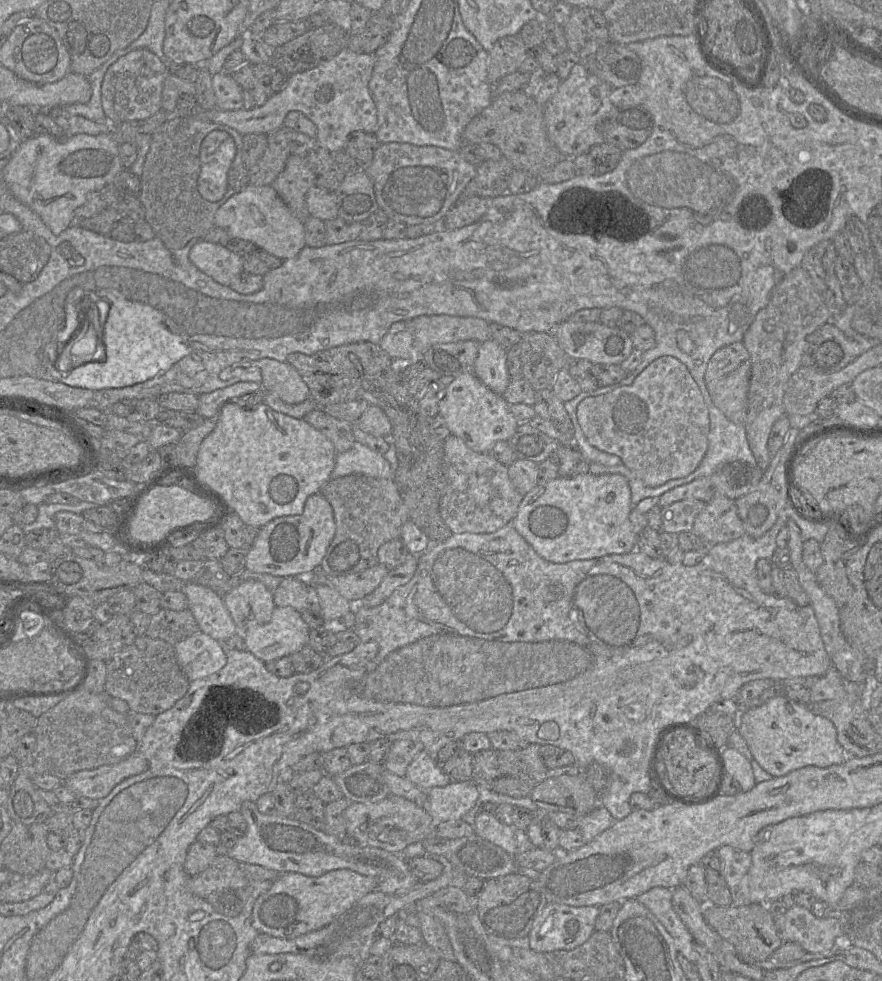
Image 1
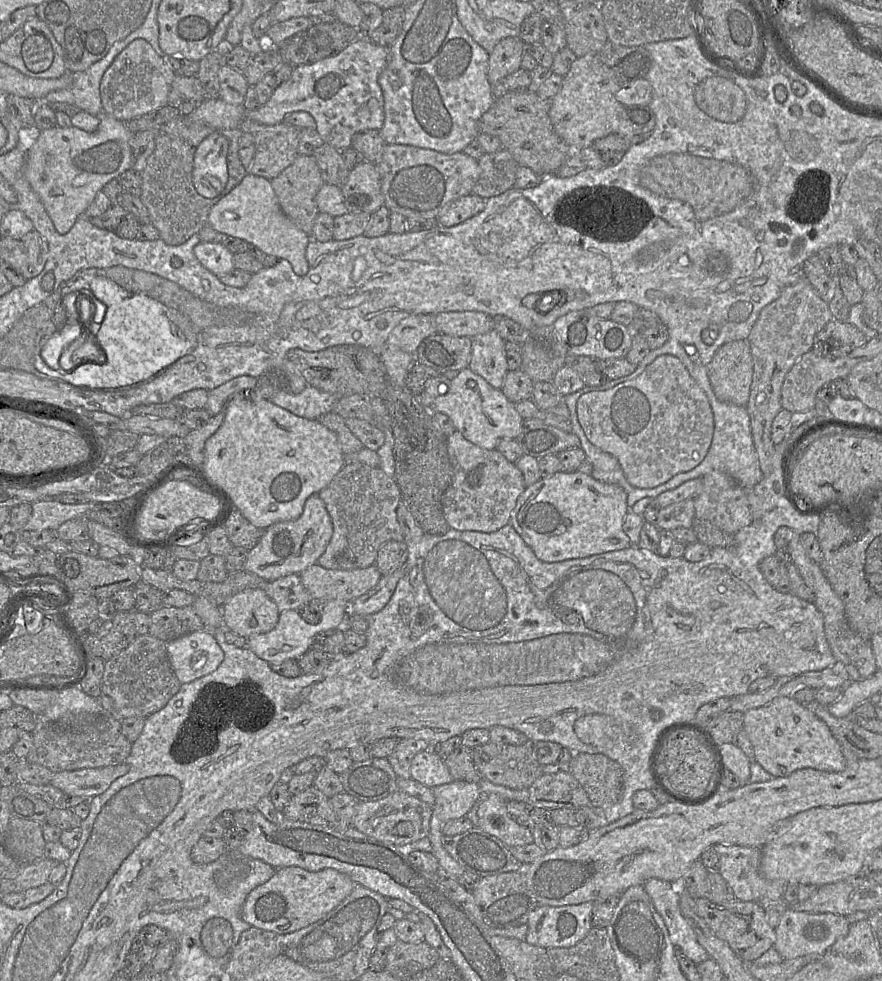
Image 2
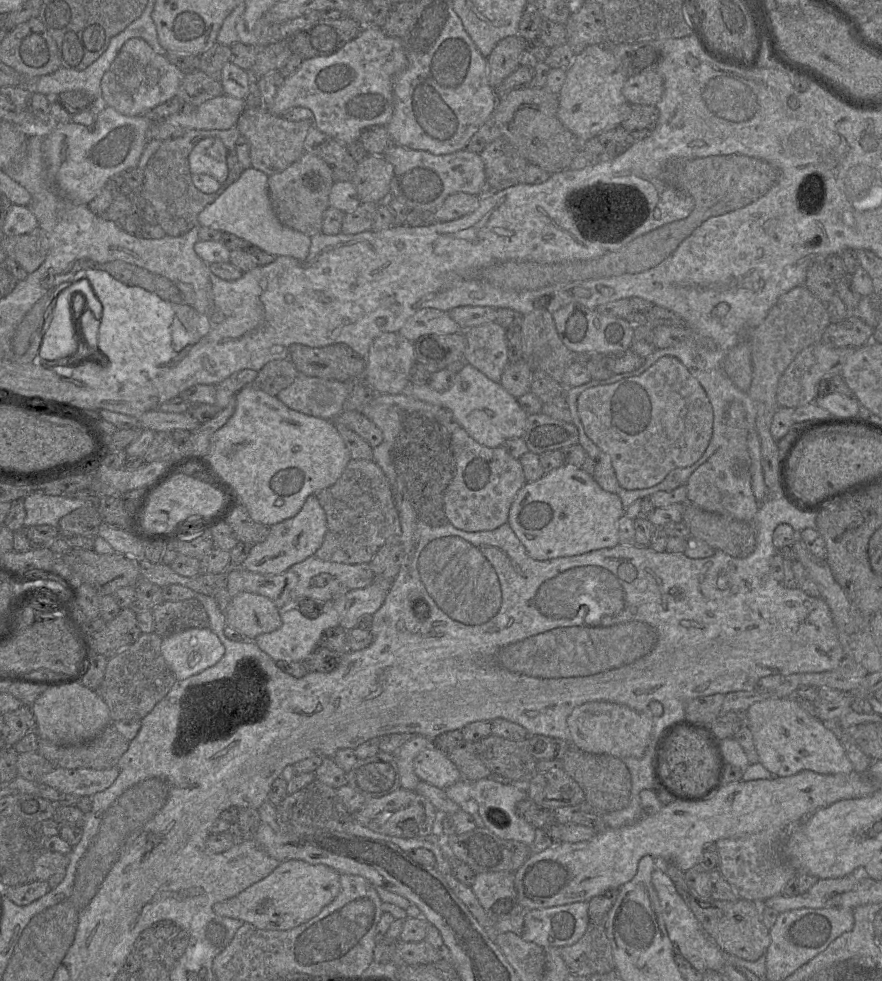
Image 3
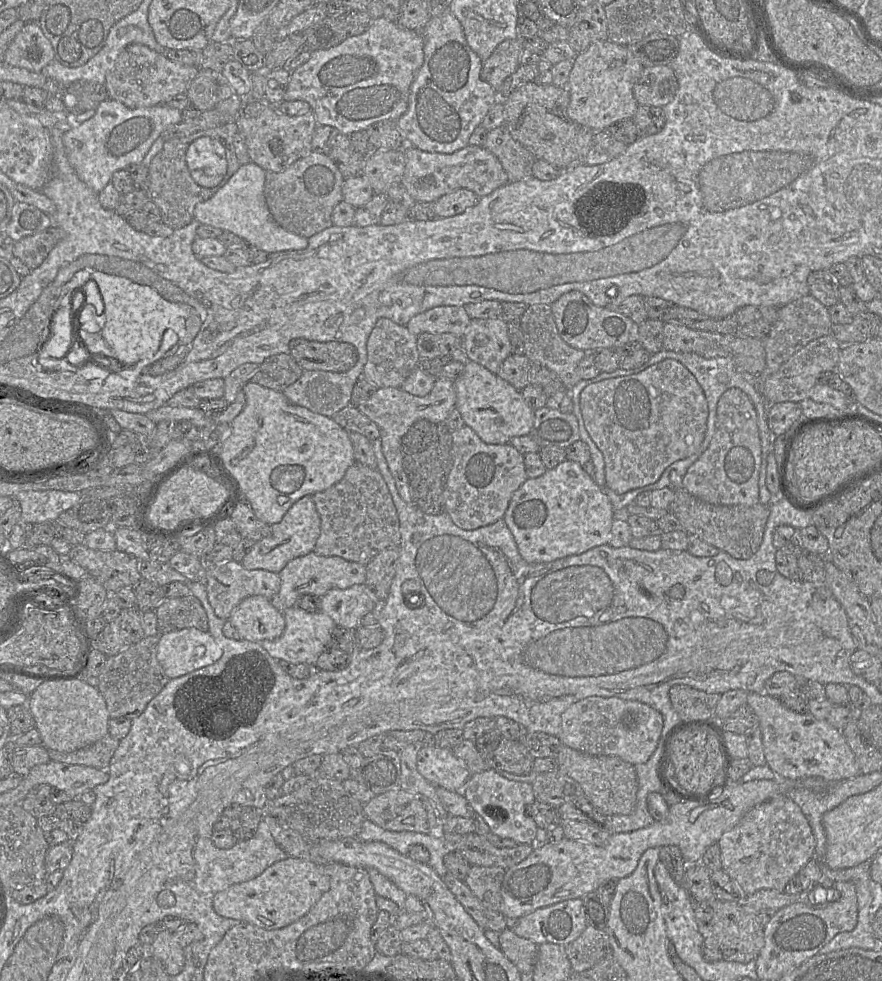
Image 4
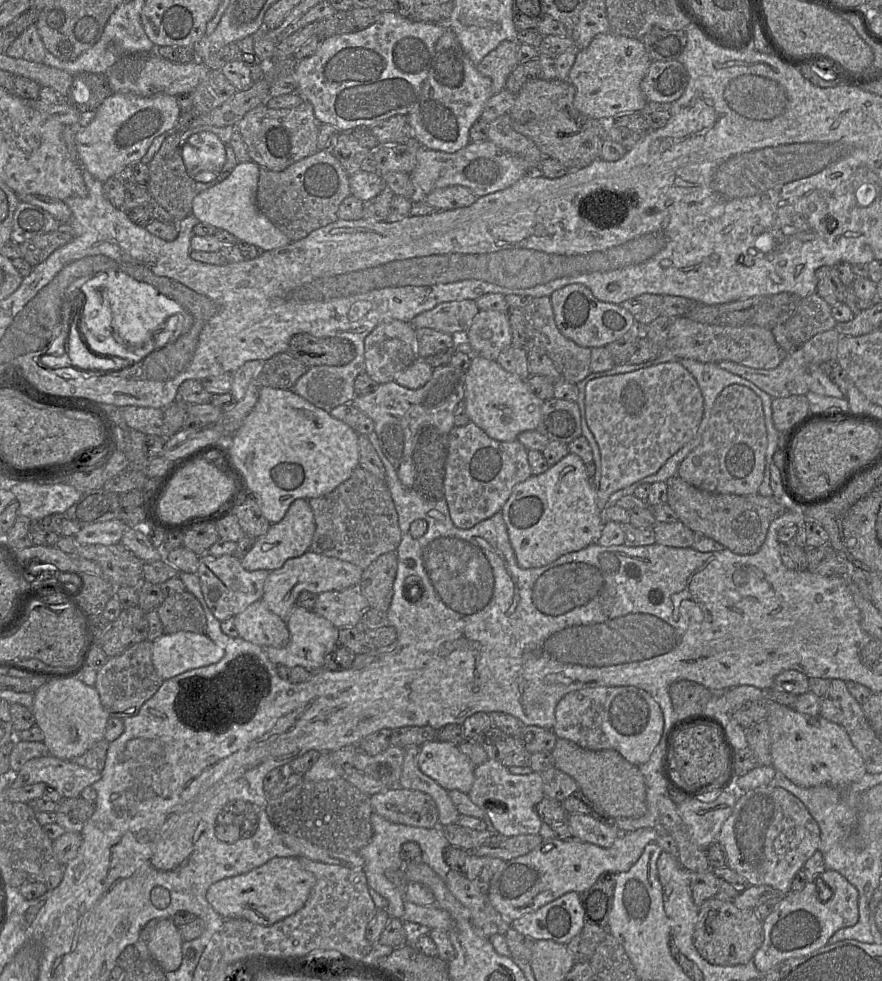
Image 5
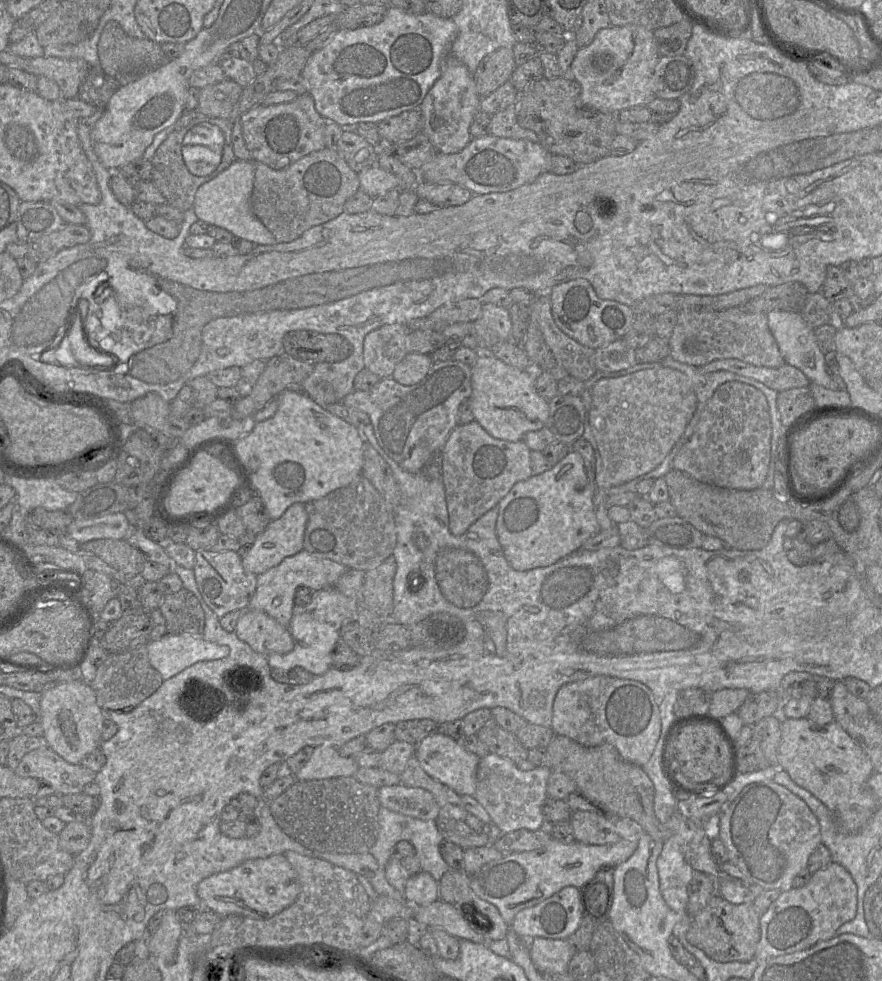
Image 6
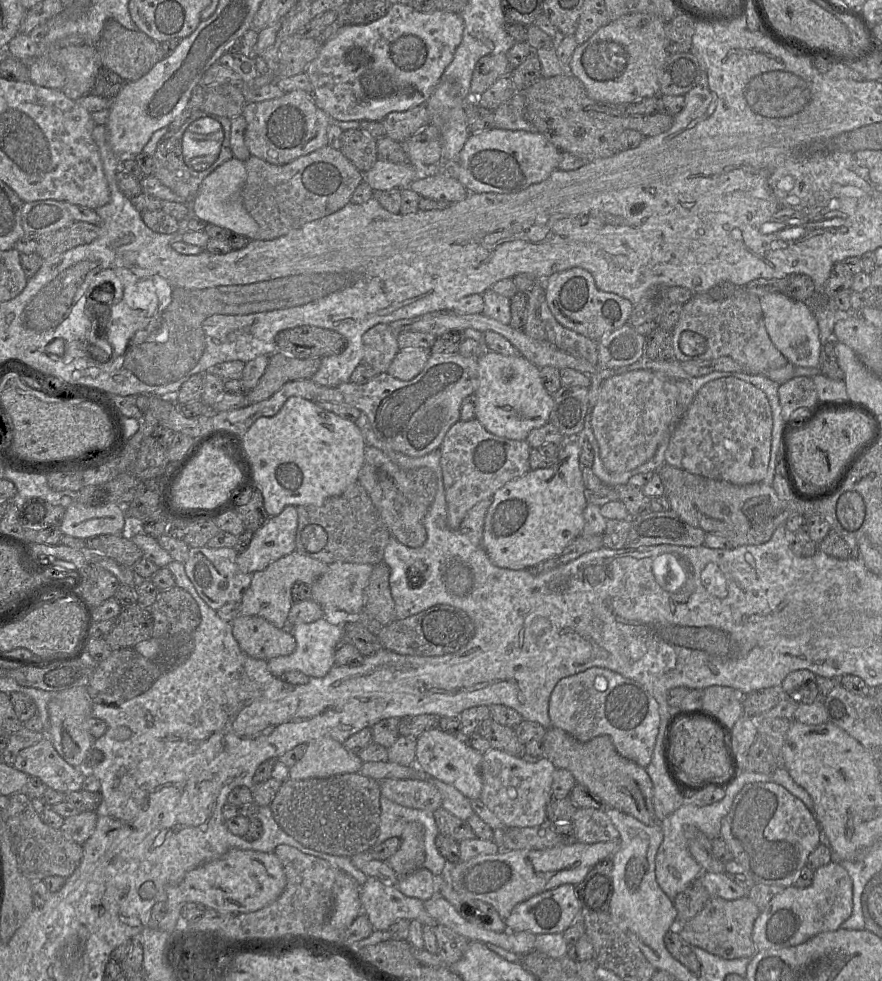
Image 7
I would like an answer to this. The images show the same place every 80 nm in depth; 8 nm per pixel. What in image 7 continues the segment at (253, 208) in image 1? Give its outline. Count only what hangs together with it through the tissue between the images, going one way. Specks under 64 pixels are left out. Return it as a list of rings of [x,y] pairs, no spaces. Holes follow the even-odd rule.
[[[233,157],[212,171],[201,183],[195,199],[190,203],[199,219],[245,236],[257,239],[259,225],[244,207],[242,188],[247,179],[245,163]]]

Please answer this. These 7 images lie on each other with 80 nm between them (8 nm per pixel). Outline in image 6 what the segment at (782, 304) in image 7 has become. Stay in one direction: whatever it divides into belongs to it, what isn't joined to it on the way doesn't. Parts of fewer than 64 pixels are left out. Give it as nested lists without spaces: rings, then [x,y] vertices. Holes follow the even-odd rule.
[[[773,310],[766,314],[767,323],[779,352],[786,364],[801,370],[810,383],[830,390],[838,390],[838,385],[826,373],[824,353],[815,339],[814,330],[803,320],[800,312]]]

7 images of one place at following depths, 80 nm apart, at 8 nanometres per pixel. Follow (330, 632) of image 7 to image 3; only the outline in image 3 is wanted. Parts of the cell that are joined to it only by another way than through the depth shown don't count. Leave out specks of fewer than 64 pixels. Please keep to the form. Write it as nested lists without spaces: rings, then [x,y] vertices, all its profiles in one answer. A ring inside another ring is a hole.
[[[325,602],[324,611],[317,618],[307,618],[295,605],[290,605],[282,611],[282,624],[273,632],[259,635],[254,641],[258,647],[276,661],[305,662],[311,653],[319,646],[323,633],[339,626],[339,616],[332,602]]]

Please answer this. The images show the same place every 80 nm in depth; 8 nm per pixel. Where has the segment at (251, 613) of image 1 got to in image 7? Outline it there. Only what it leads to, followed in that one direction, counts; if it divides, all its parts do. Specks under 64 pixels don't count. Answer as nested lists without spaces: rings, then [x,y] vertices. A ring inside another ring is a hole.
[[[238,615],[231,624],[240,649],[255,659],[269,661],[290,655],[296,649],[296,640],[289,629],[277,628],[262,617]]]

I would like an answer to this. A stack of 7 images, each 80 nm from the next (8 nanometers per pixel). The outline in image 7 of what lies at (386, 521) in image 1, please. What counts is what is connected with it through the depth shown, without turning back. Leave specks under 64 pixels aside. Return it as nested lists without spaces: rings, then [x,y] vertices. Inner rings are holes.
[[[359,483],[353,484],[344,493],[330,497],[322,505],[296,506],[298,525],[295,537],[295,551],[318,559],[328,565],[335,562],[349,562],[377,565],[383,562],[384,550],[391,534],[374,506],[365,488]]]

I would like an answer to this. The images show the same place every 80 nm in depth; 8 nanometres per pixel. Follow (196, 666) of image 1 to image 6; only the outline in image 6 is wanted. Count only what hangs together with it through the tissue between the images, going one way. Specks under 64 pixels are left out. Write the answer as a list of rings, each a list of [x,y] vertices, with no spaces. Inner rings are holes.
[[[167,633],[158,640],[149,640],[146,646],[151,665],[164,681],[199,661],[221,659],[230,652],[227,646],[219,646],[201,635],[189,633]]]

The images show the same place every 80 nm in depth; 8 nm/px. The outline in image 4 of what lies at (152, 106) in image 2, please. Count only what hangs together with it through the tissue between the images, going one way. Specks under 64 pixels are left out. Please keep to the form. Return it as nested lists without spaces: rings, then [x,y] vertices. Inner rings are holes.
[[[130,44],[120,54],[106,74],[105,87],[108,98],[129,108],[145,108],[165,104],[186,91],[200,68],[167,59],[145,45]]]

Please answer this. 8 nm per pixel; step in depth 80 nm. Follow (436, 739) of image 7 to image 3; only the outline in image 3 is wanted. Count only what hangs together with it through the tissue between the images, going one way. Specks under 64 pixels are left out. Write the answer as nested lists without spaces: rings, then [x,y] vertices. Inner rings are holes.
[[[431,746],[415,757],[414,772],[421,781],[441,789],[462,780],[460,771],[448,755]]]

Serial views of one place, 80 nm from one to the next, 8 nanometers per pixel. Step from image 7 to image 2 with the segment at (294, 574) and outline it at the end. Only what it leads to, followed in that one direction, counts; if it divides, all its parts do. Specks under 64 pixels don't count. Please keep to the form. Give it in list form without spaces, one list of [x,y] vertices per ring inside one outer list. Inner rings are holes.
[[[315,563],[300,572],[302,584],[313,600],[351,603],[379,582],[382,574],[375,565],[348,570],[326,569]]]

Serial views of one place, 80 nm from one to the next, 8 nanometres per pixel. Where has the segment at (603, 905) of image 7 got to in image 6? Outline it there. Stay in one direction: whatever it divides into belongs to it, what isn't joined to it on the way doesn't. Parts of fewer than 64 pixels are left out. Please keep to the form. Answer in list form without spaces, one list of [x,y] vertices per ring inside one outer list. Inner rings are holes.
[[[602,866],[590,881],[579,888],[583,917],[589,917],[595,924],[609,920],[615,867]]]

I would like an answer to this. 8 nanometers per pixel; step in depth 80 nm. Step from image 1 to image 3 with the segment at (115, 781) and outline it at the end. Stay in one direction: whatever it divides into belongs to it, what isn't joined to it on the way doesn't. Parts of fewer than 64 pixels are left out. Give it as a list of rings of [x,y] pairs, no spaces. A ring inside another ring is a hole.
[[[117,766],[103,769],[66,769],[55,767],[38,784],[55,788],[59,793],[92,797],[109,788],[119,775]]]

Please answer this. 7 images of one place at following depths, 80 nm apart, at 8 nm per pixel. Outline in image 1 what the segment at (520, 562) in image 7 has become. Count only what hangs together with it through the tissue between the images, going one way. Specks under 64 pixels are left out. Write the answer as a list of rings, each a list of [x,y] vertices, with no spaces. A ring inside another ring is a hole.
[[[622,475],[558,476],[536,485],[523,497],[512,526],[549,562],[590,560],[636,550],[638,535],[629,520],[632,509],[629,482]]]

